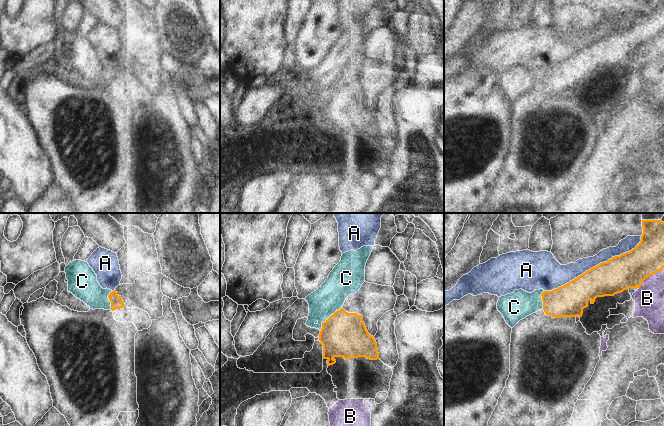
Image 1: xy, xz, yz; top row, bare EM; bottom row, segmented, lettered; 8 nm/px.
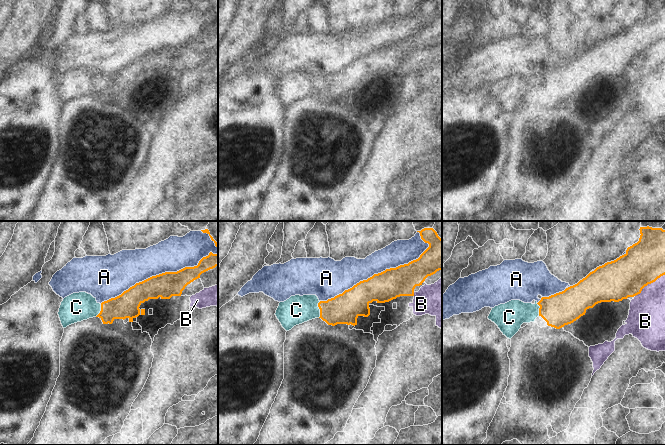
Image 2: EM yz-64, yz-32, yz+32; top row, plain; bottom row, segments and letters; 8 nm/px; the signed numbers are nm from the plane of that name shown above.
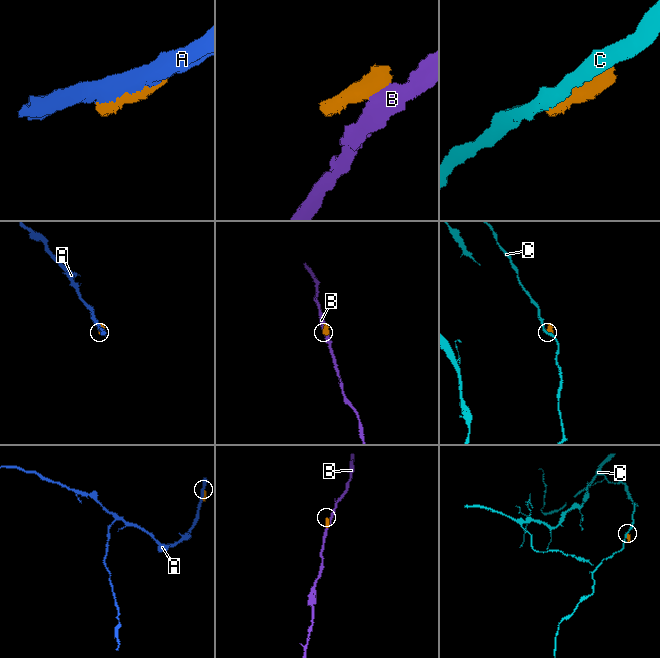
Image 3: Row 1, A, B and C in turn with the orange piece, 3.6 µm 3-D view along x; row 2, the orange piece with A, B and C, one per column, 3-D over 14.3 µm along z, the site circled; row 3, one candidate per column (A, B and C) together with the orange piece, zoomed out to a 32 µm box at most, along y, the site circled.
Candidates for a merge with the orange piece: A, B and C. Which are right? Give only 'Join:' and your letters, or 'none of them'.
Join: none of them.

